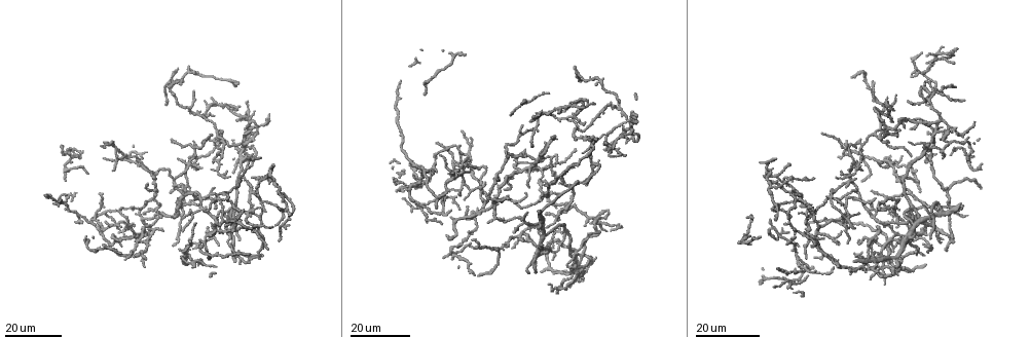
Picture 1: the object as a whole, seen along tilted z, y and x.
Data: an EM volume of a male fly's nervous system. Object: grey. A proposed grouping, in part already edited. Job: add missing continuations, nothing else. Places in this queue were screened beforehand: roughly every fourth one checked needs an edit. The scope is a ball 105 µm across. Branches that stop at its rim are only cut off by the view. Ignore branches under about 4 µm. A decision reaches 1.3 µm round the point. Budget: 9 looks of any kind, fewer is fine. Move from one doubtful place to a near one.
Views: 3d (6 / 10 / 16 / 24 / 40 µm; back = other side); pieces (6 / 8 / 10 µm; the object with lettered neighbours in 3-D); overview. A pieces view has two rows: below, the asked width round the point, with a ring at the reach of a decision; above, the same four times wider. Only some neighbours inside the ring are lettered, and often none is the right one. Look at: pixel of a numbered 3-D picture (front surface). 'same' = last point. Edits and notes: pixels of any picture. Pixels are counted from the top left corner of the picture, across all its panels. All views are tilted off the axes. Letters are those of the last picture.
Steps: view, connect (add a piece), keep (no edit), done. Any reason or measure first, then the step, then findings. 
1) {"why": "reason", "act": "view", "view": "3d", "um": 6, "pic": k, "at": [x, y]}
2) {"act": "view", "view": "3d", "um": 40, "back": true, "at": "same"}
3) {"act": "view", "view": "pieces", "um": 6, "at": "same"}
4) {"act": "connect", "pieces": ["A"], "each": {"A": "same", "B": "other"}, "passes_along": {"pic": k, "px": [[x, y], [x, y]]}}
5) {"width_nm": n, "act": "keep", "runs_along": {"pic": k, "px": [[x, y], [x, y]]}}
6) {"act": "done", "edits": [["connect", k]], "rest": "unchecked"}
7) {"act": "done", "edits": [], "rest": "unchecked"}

{"why": "end of a long branch", "act": "view", "view": "3d", "um": 16, "pic": 1, "at": [573, 150]}

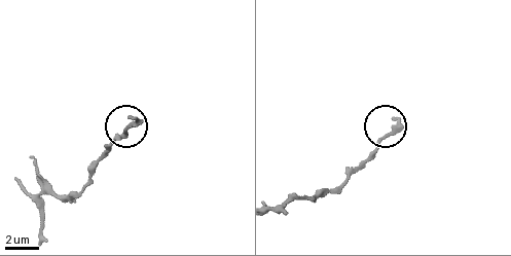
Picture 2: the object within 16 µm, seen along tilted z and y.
{"why": "see the neighbours", "act": "view", "view": "pieces", "um": 10, "pic": 2, "at": [136, 120]}

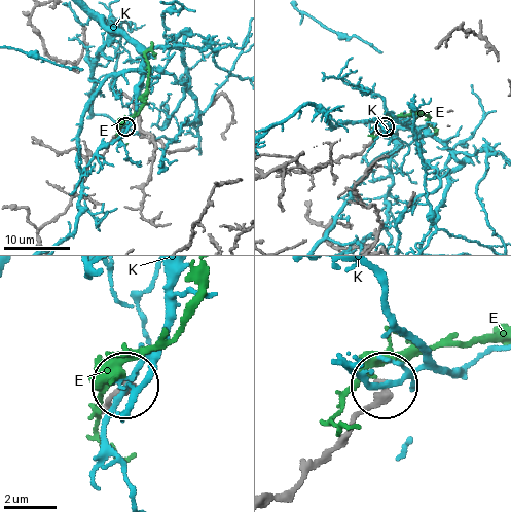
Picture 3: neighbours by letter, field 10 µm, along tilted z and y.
{"act": "keep", "each": {"E": "other", "K": "other"}, "found": "none of them fits"}

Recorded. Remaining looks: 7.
{"why": "branch stops here", "act": "view", "view": "3d", "um": 16, "pic": 1, "at": [146, 236]}

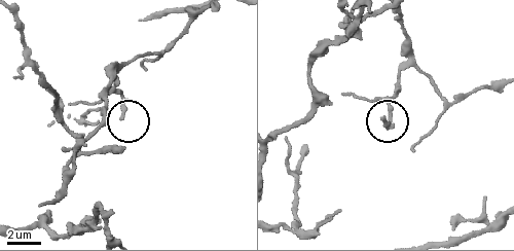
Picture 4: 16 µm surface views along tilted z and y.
{"act": "view", "view": "3d", "um": 6, "pic": 4, "at": [385, 117]}

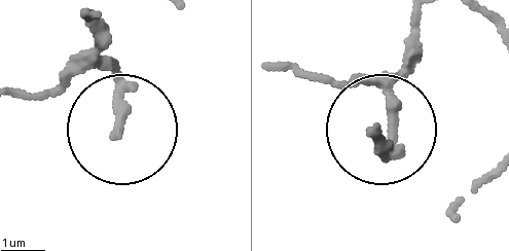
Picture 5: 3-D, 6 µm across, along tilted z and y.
{"why": "what lies round it", "act": "view", "view": "pieces", "um": 10, "pic": 5, "at": [376, 130]}

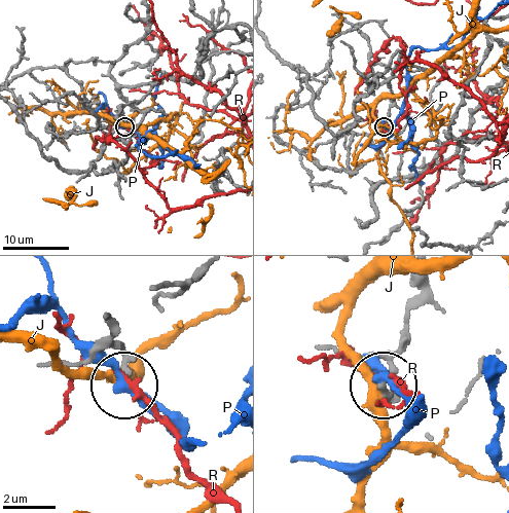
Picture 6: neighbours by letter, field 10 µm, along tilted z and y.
{"act": "keep", "each": {"J": "other", "P": "other", "R": "other"}, "runs_along": {"pic": 6, "px": [[108, 318], [125, 352], [125, 382]]}, "found": "no lettered piece goes on from it"}

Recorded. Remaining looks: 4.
{"why": "an open end", "act": "view", "view": "3d", "um": 16, "pic": 1, "at": [873, 198]}

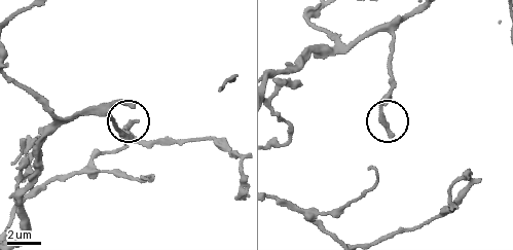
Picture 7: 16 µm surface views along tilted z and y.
{"act": "view", "view": "pieces", "um": 8, "pic": 7, "at": [133, 121]}

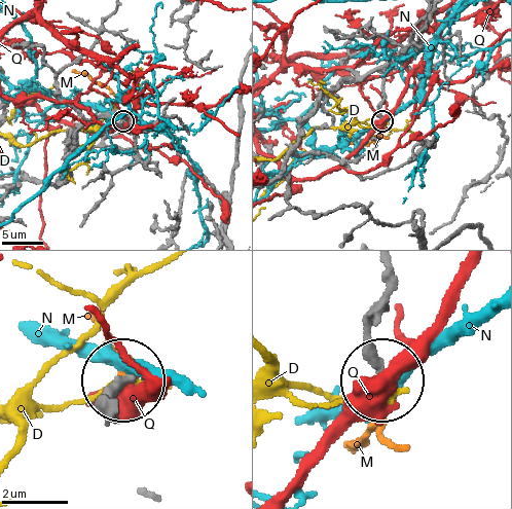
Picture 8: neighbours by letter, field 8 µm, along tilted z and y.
{"width_nm": 260, "act": "connect", "pieces": ["M"], "each": {"D": "other", "M": "same", "N": "other", "Q": "other"}, "found": "the cell continues"}

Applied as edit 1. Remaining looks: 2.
{"act": "done", "edits": [["connect", 8]], "rest": "unchecked"}

